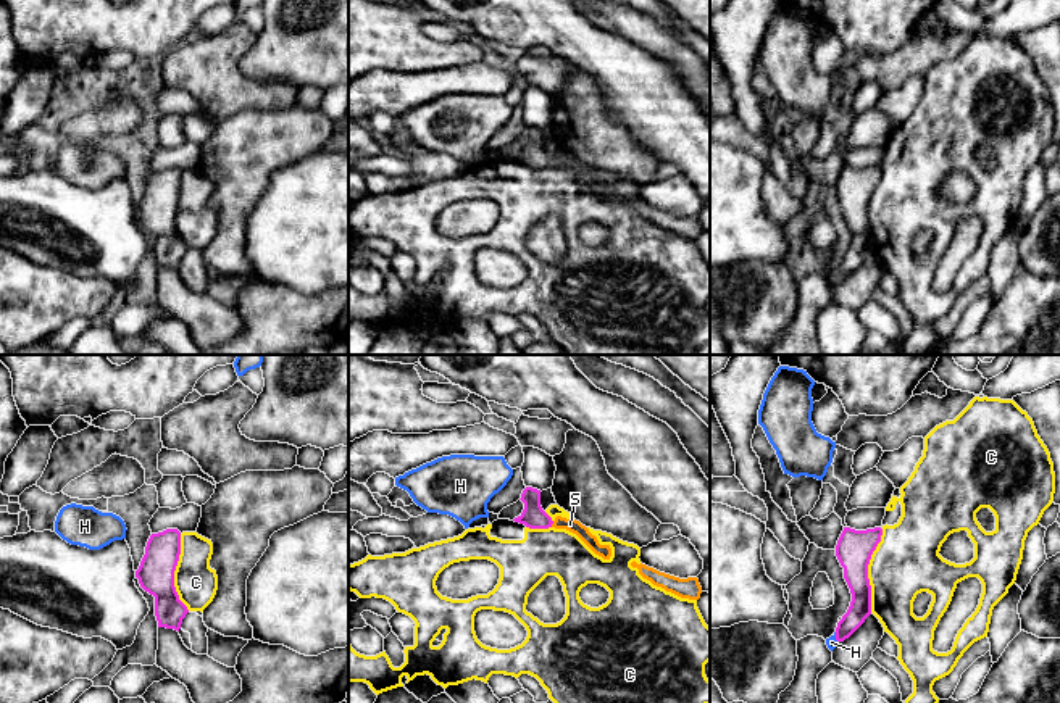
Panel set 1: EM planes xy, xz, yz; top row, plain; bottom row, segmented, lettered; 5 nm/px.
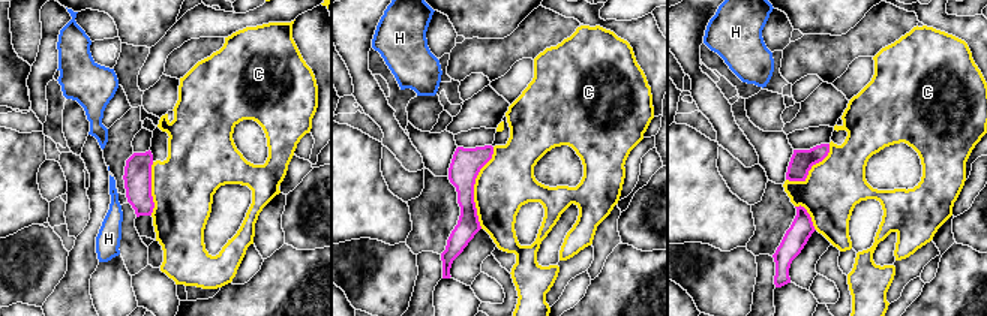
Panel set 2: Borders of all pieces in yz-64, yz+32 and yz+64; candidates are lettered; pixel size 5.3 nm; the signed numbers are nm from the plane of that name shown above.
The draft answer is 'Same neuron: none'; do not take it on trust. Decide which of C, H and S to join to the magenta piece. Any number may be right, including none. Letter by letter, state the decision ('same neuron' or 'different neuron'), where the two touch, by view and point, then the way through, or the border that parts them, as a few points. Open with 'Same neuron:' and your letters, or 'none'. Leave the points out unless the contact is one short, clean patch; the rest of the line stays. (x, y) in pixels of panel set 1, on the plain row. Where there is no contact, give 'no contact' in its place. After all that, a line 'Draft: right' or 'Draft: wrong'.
Same neuron: S
C: different neuron | yz (867, 210)
H: different neuron | yz (836, 276) | along yz (834, 271), (838, 281)
S: same neuron | xz (552, 162) | across xz (533, 155), (552, 162), (570, 163)
Draft: wrong

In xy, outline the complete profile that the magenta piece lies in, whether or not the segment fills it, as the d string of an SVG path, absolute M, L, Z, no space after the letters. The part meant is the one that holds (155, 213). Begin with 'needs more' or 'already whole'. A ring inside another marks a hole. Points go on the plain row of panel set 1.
already whole; M177 168L152 173L140 205L136 210L140 226L155 235L158 266L174 268L177 271L189 252L174 226L174 210L179 193L181 171Z

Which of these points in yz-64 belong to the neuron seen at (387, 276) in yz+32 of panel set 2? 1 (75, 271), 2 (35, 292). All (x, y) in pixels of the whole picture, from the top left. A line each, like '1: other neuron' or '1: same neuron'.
1: other neuron
2: same neuron

